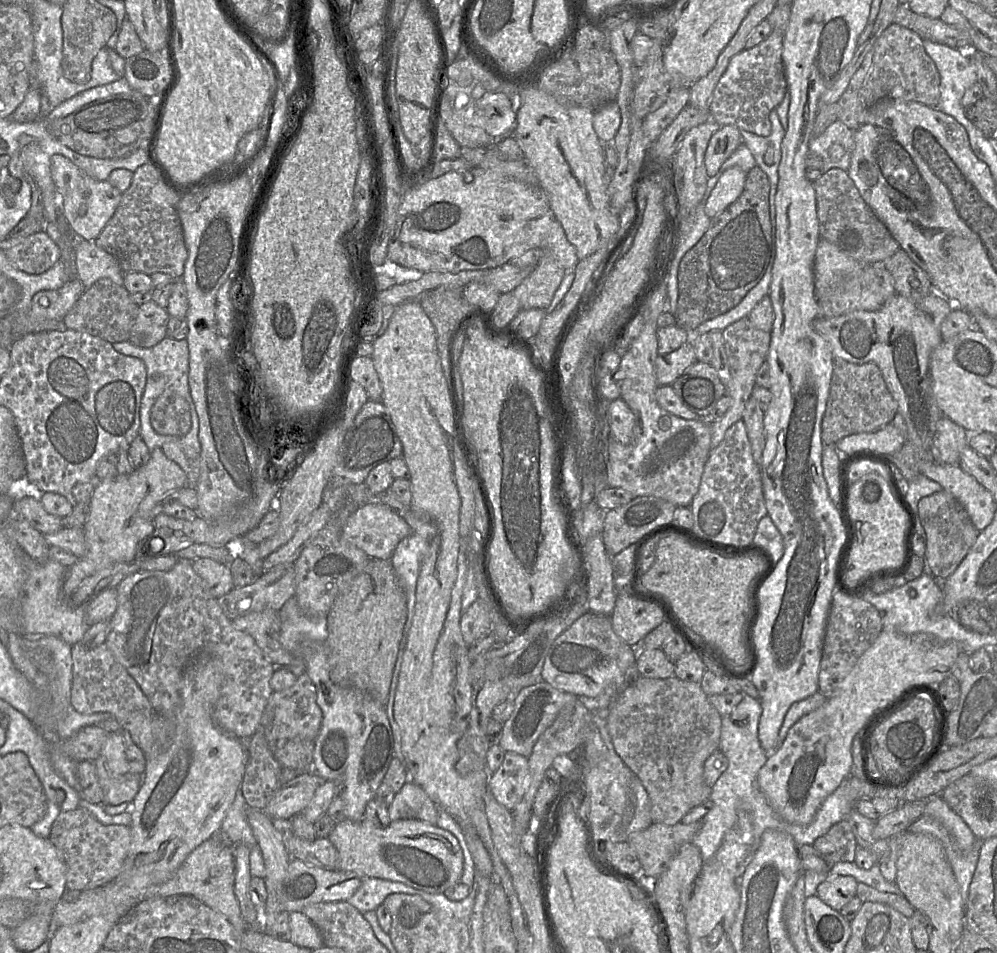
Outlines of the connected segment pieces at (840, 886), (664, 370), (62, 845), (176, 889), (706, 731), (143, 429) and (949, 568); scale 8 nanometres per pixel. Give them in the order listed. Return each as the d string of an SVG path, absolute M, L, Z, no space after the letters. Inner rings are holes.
M833 875L817 887L817 896L832 909L841 911L856 895L858 881L853 876Z
M685 342L671 353L658 355L655 360L658 385L671 385L695 361L697 361L695 350L690 342Z
M78 807L61 812L53 822L50 835L47 837L59 850L66 864L66 891L86 891L102 886L113 880L121 871L131 844L130 826L103 825L84 811L87 807Z
M213 835L196 847L168 881L150 886L144 900L152 897L191 896L224 915L237 932L250 928L244 922L234 895L235 860L233 843Z
M675 675L666 679L639 676L634 683L621 690L606 716L606 725L617 755L640 779L648 793L654 823L677 824L693 807L710 798L712 788L705 782L704 764L719 749L722 716L709 703L700 683L684 681Z
M165 337L161 342L150 348L140 348L128 341L112 344L114 350L120 354L140 359L146 367L146 384L141 399L140 407L140 430L139 435L145 442L149 453L155 448L162 447L167 442L182 443L192 446L200 452L200 442L198 439L199 420L194 402L192 400L189 383L189 351L186 340L176 340L172 337ZM172 389L175 393L183 397L189 404L191 414L191 427L184 436L161 435L155 432L151 426L150 413L156 399L166 390Z
M944 489L921 498L918 510L927 539L926 556L929 566L934 577L944 581L967 555L980 531L975 528L962 504Z

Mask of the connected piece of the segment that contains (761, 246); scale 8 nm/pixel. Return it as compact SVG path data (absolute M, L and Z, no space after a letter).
M759 166L750 169L740 197L711 218L704 235L681 259L674 317L685 331L734 308L765 274L771 256L769 193L767 175Z

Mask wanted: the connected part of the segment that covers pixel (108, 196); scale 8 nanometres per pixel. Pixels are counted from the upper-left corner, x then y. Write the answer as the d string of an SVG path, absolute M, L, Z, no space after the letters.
M62 155L51 158L50 169L59 194L60 212L78 236L94 241L116 212L122 193L107 180L100 181L90 177Z

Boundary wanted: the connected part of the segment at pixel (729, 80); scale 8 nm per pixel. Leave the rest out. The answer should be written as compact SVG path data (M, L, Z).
M772 31L762 43L732 57L713 91L709 106L710 119L720 126L733 125L760 136L770 134L769 113L776 110L787 92L782 61L784 35L781 31Z

